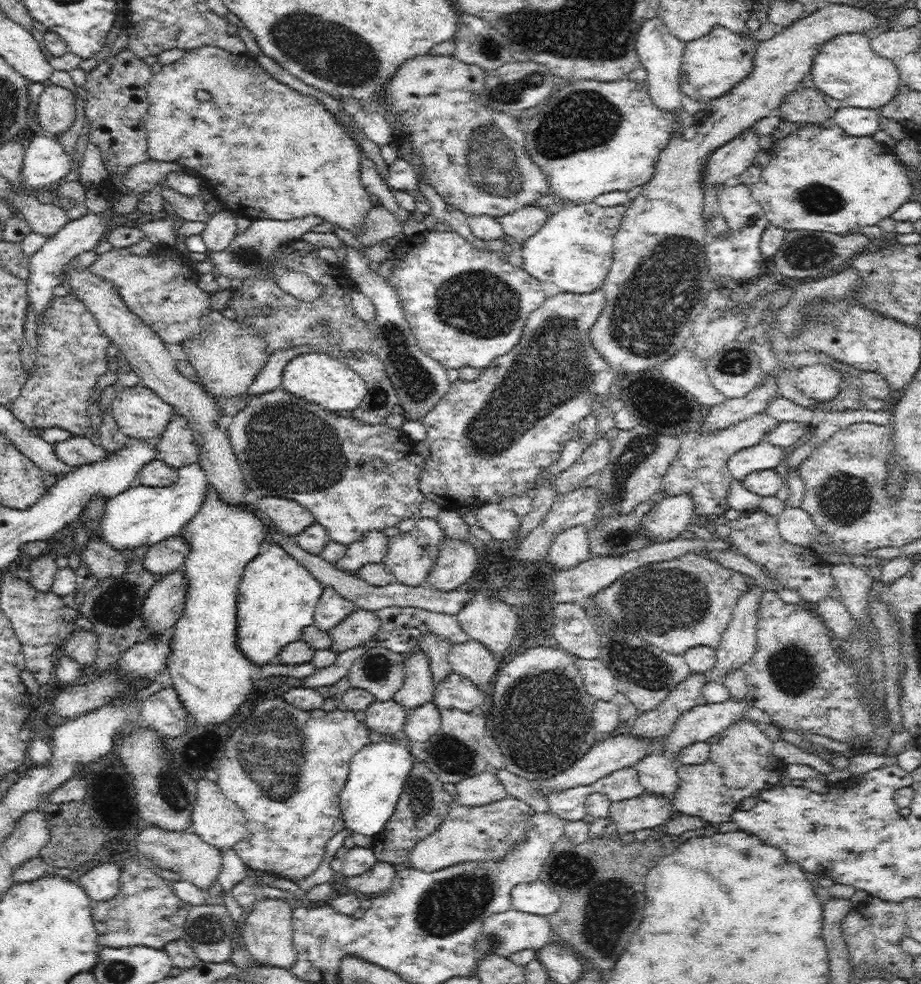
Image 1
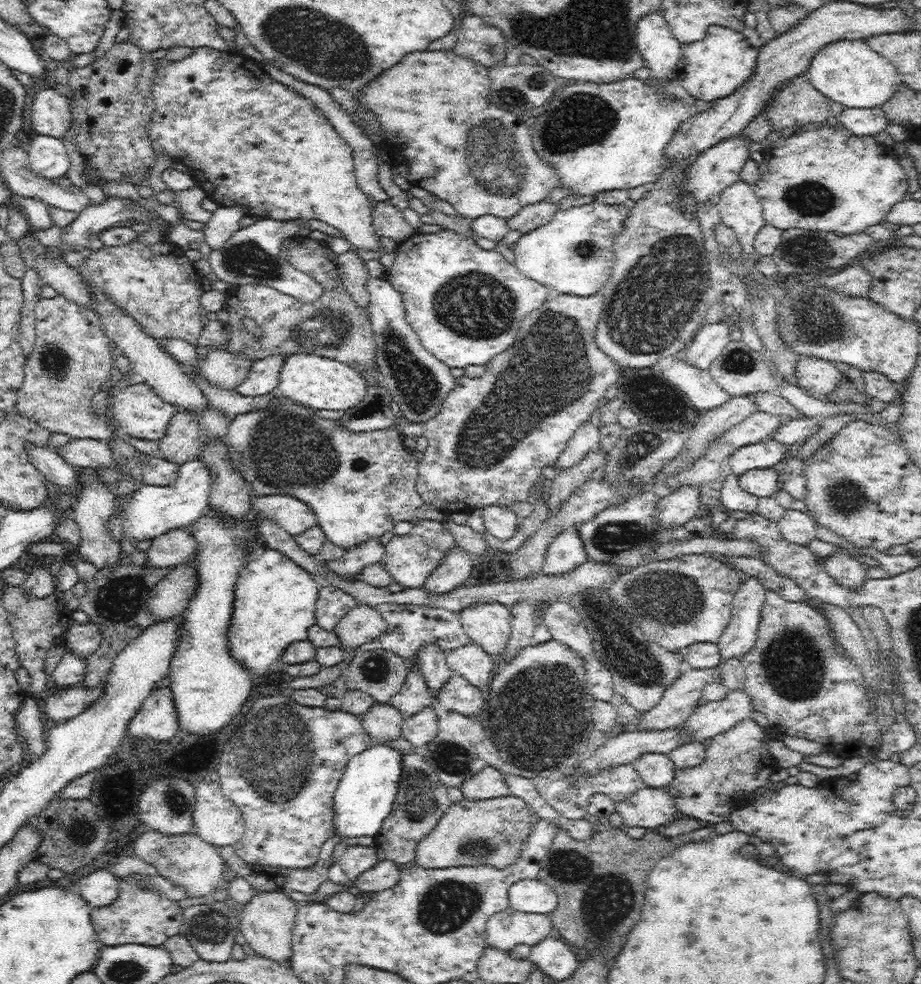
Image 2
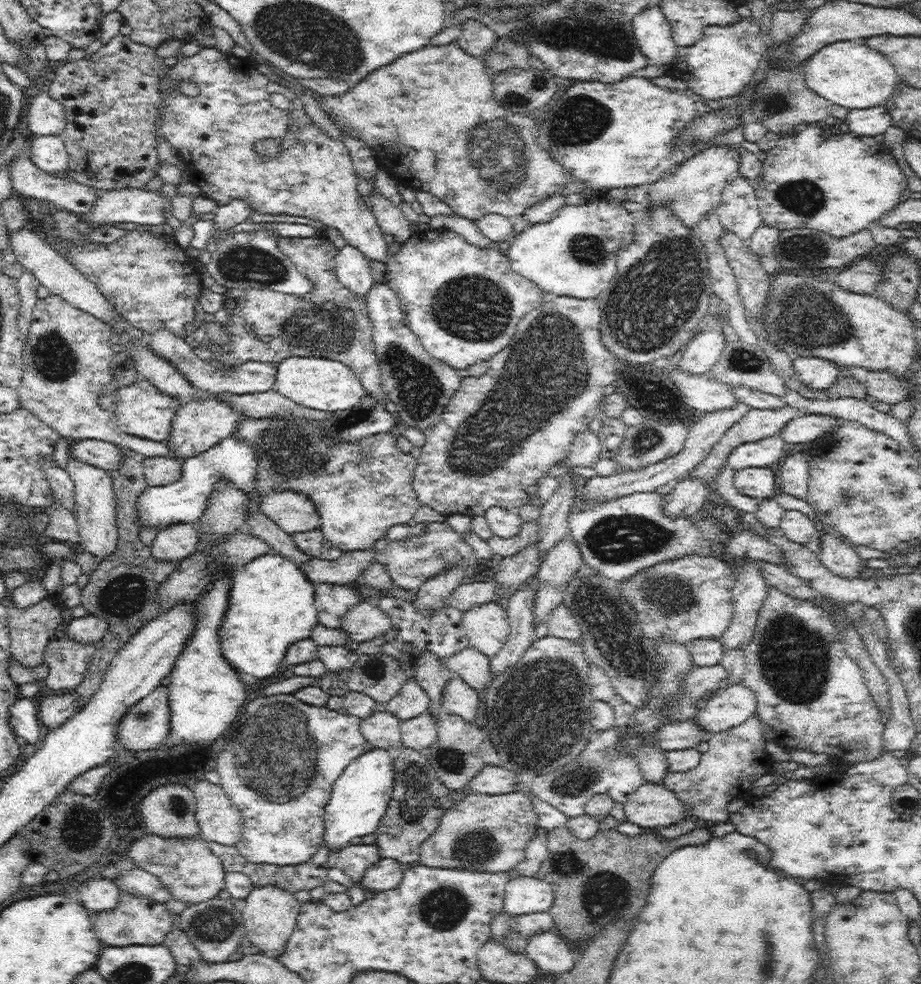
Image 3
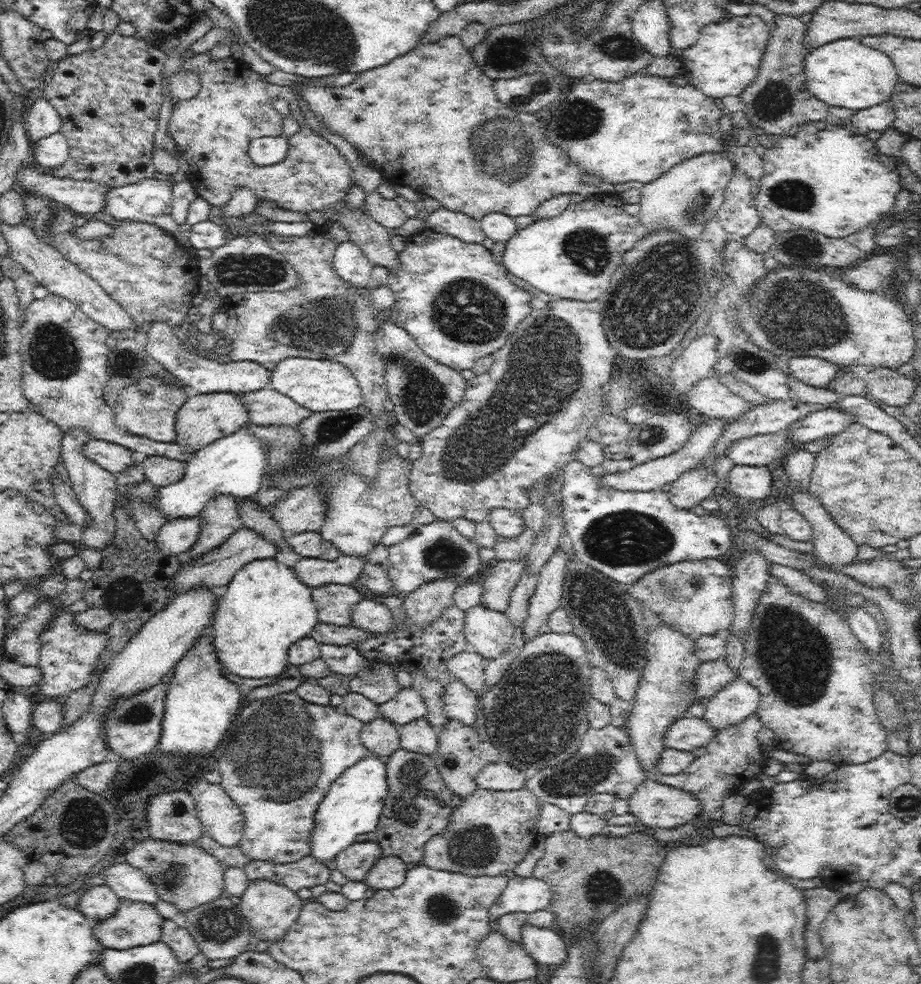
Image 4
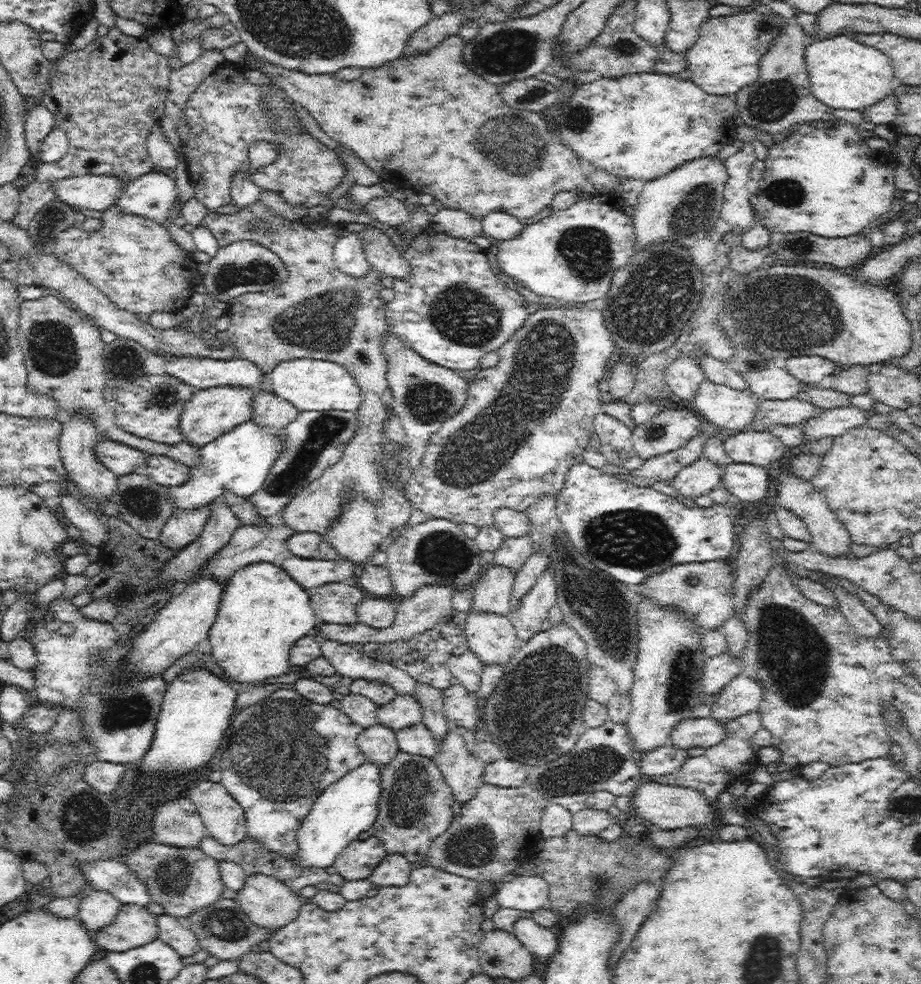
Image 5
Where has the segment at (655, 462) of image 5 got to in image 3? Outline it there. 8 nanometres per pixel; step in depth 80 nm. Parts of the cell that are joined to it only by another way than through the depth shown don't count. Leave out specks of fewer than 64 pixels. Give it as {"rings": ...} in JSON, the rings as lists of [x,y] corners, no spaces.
{"rings":[[[738,401],[732,408],[705,413],[704,416],[689,426],[689,431],[685,440],[684,448],[674,456],[664,458],[656,464],[650,464],[646,468],[640,470],[620,471],[610,476],[594,476],[589,478],[583,484],[583,500],[585,502],[606,502],[606,500],[614,500],[620,496],[628,496],[628,494],[640,492],[654,492],[658,486],[664,484],[673,484],[678,480],[689,476],[690,471],[700,464],[701,460],[711,451],[711,447],[715,445],[721,436],[732,426],[736,424],[746,412],[749,406]]]}

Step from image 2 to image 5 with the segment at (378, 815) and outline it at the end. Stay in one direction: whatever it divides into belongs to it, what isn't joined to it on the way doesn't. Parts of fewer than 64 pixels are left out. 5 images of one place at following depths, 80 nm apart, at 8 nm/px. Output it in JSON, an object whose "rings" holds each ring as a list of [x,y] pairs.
{"rings":[[[367,761],[322,791],[297,830],[299,852],[291,859],[294,865],[312,868],[333,866],[335,858],[338,858],[348,844],[372,828],[378,816],[381,770],[381,767]]]}

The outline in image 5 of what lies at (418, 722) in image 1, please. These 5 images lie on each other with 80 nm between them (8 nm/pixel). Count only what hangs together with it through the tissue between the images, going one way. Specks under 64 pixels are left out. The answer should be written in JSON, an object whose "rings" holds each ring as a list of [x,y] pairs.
{"rings":[[[420,722],[415,726],[404,728],[396,734],[396,741],[400,751],[411,755],[422,755],[426,758],[434,758],[438,752],[436,740],[431,731]]]}

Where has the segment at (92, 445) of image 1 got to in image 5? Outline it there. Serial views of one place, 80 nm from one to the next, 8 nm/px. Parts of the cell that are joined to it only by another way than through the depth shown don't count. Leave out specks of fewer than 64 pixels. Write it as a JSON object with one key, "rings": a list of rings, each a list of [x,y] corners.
{"rings":[[[106,439],[94,446],[95,455],[117,476],[139,472],[146,468],[147,454],[121,442]]]}

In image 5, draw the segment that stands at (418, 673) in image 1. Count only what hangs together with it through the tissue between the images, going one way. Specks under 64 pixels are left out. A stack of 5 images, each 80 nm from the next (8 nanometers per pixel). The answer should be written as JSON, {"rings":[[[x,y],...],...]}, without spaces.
{"rings":[[[396,696],[394,700],[378,708],[378,724],[394,732],[415,726],[422,720],[422,710],[415,696]]]}

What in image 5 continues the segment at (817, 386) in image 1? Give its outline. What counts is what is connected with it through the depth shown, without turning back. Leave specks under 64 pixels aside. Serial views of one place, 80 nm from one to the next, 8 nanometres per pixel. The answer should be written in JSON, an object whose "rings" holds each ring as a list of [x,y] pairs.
{"rings":[[[798,356],[786,360],[786,370],[800,382],[818,385],[821,380],[835,372],[836,364],[820,356]]]}

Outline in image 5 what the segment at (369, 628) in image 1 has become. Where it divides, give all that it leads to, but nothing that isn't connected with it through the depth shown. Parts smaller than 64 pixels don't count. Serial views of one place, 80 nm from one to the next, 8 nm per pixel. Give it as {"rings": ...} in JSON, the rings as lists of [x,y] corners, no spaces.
{"rings":[[[367,596],[357,606],[357,620],[374,628],[390,627],[395,621],[396,604],[384,597]]]}

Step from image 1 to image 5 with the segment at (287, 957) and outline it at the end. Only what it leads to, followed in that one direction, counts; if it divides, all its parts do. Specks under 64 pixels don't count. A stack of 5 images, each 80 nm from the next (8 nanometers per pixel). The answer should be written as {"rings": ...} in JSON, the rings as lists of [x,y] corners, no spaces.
{"rings":[[[252,874],[244,880],[244,886],[238,890],[235,901],[249,916],[253,924],[267,928],[269,932],[276,932],[278,928],[292,922],[300,912],[300,906],[305,900],[295,893],[287,884],[274,876],[265,874]]]}

